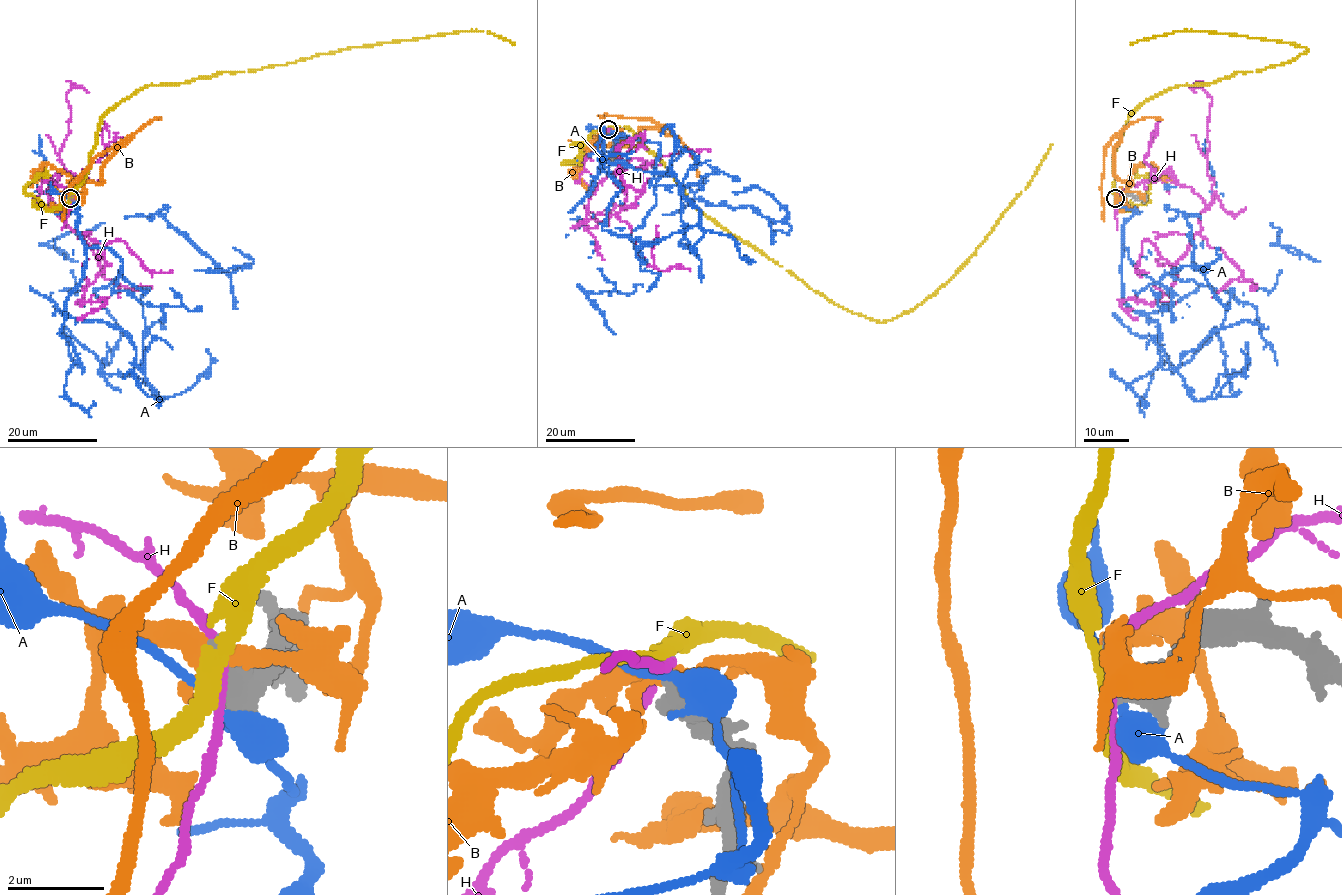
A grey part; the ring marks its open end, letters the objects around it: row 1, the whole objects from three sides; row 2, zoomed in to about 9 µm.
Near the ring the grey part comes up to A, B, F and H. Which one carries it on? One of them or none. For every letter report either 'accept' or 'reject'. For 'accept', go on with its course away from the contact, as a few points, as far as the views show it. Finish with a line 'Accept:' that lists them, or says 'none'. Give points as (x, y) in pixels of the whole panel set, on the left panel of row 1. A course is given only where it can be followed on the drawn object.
A: reject
B: reject
F: accept; course (71, 198), (88, 168), (101, 118), (147, 86), (464, 31), (483, 31), (514, 44)
H: reject
Accept: F

